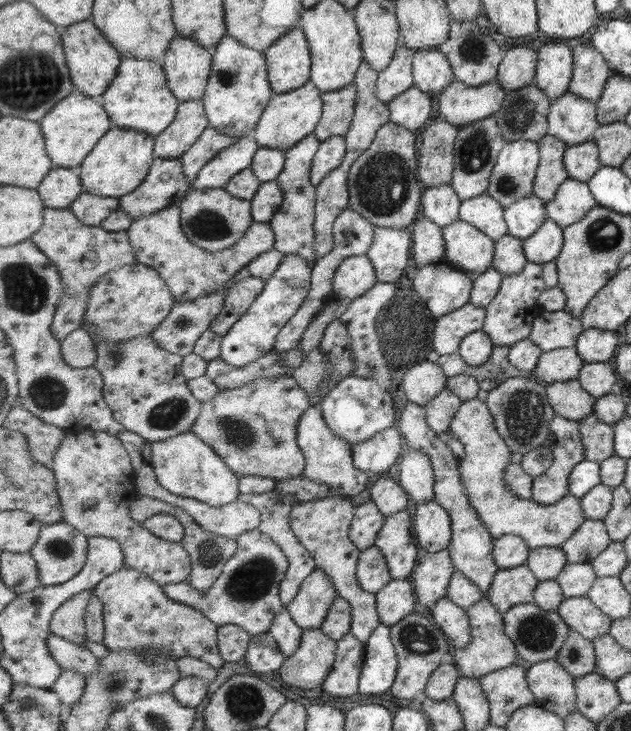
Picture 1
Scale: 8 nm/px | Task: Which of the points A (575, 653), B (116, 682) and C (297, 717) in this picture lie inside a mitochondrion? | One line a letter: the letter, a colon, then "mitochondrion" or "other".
A: mitochondrion
B: mitochondrion
C: other

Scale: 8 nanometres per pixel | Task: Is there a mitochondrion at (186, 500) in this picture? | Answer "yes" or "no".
no

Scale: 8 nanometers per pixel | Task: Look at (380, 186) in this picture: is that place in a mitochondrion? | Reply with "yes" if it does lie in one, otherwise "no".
yes

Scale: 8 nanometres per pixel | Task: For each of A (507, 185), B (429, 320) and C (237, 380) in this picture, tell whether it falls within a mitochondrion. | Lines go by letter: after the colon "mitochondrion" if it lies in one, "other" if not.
A: mitochondrion
B: other
C: other

